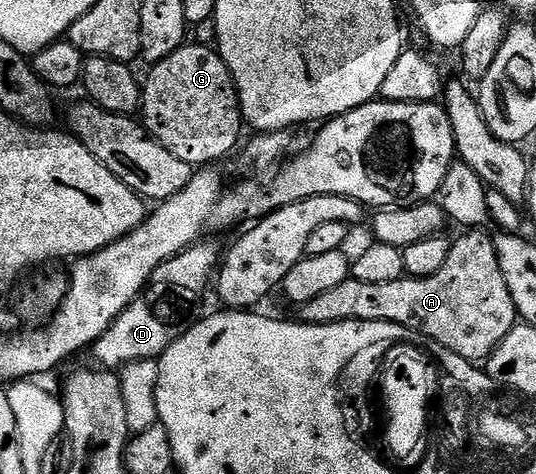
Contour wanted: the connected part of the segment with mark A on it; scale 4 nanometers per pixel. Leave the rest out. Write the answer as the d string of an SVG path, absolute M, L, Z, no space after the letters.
M483 230L464 231L464 236L452 243L449 258L445 258L445 266L441 266L437 274L384 283L357 282L349 278L333 286L333 290L325 290L325 294L317 294L317 298L302 304L298 309L298 319L305 324L336 324L350 320L400 324L453 350L453 354L461 354L461 358L472 362L486 361L517 327L517 313L513 294L509 294L509 286L505 282L505 274L501 274L501 262L497 262L494 239L485 233Z

